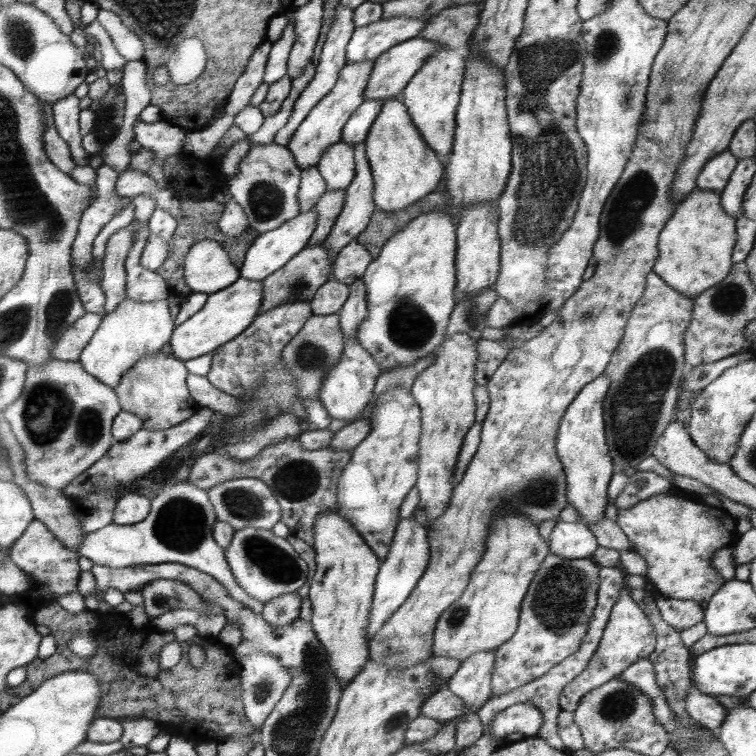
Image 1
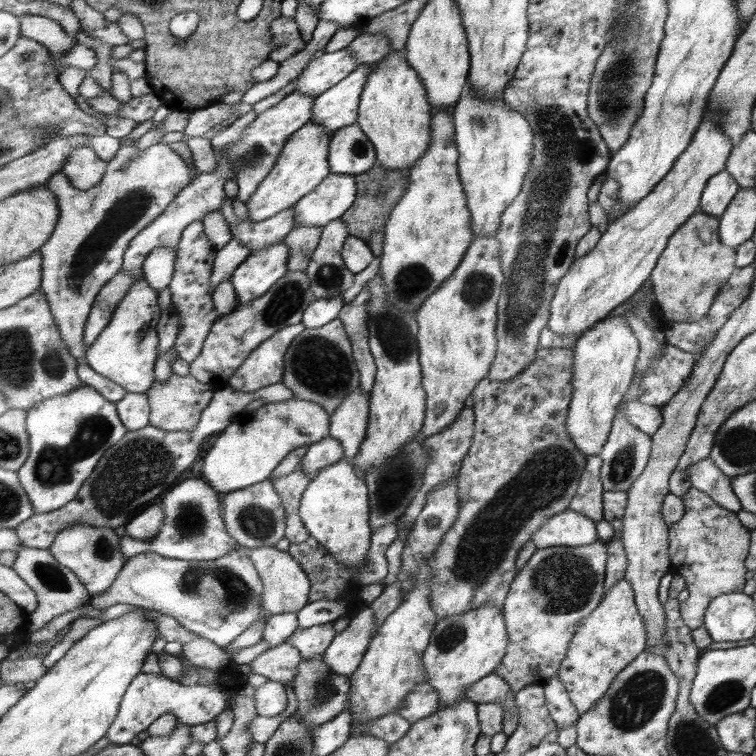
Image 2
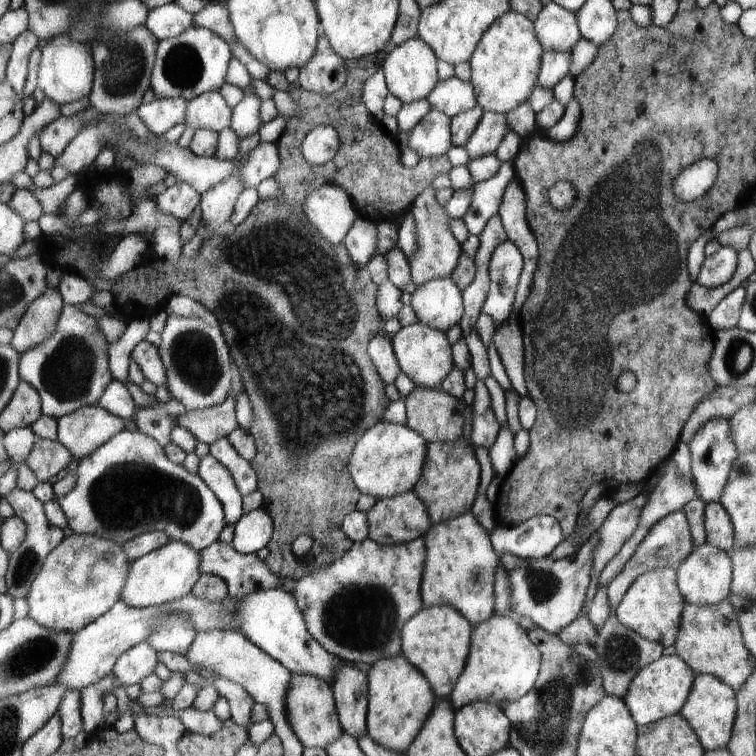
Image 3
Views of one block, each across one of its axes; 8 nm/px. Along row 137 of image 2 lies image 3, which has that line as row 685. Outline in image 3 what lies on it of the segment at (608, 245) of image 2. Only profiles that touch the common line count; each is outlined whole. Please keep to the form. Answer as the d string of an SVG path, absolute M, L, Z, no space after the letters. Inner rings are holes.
M694 674L687 700L683 702L679 715L689 724L704 750L713 750L713 748L726 748L731 736L731 726L735 720L735 710L737 706L734 690L709 674Z

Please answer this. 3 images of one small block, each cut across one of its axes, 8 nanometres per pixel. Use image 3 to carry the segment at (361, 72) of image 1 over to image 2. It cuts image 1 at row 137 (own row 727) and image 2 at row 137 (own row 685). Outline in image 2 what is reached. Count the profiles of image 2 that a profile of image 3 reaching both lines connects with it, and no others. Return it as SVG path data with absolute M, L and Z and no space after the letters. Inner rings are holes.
M307 122L289 138L272 173L268 174L247 201L251 221L260 223L267 218L273 218L283 210L294 208L304 196L312 193L332 173L328 162L331 139L332 134L327 132L325 126L313 122Z

